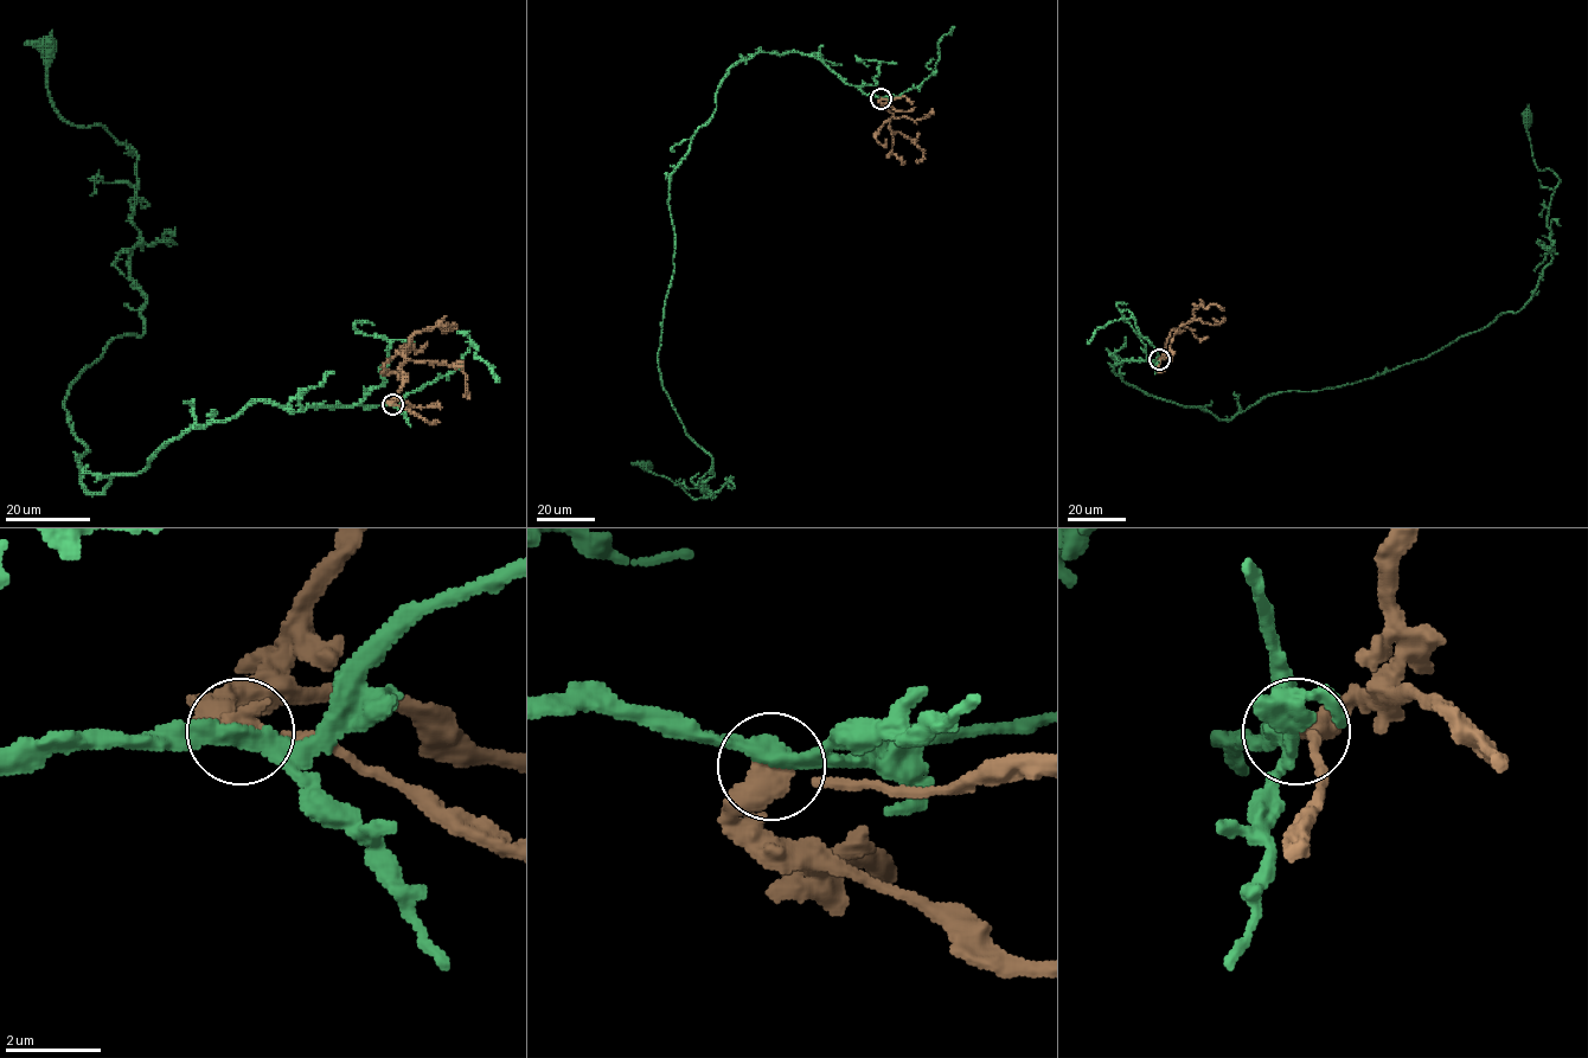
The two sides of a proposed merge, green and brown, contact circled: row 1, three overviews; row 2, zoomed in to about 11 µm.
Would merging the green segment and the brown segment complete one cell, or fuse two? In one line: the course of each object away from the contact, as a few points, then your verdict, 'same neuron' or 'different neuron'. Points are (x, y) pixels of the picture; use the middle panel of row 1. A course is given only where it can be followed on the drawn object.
green runs (881, 98), (798, 52), (729, 69), (670, 175), (657, 354), (709, 491), (646, 465); brown runs (881, 98), (891, 114), (890, 128), (908, 136), (922, 151), (923, 158), (915, 161); different neuron

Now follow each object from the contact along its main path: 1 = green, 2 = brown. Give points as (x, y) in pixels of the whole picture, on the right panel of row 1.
1: (1159, 359), (1113, 370), (1230, 420), (1517, 313), (1550, 261), (1560, 181), (1525, 116)
2: (1159, 359), (1165, 354), (1170, 333), (1189, 322), (1192, 309), (1218, 305), (1222, 311)

